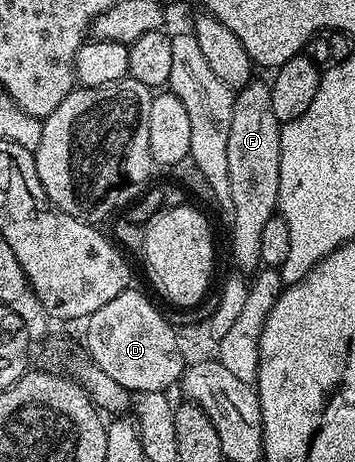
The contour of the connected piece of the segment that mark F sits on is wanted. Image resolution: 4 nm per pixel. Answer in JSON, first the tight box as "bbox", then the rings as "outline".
{"bbox":[226,82,282,273],"outline":[[[267,82],[247,83],[234,95],[234,114],[230,116],[230,141],[226,141],[227,168],[229,170],[231,200],[234,201],[235,220],[230,228],[232,234],[232,259],[240,273],[255,272],[261,266],[262,229],[278,211],[280,201],[280,166],[282,145],[280,144],[281,123],[274,117],[272,88]]]}

